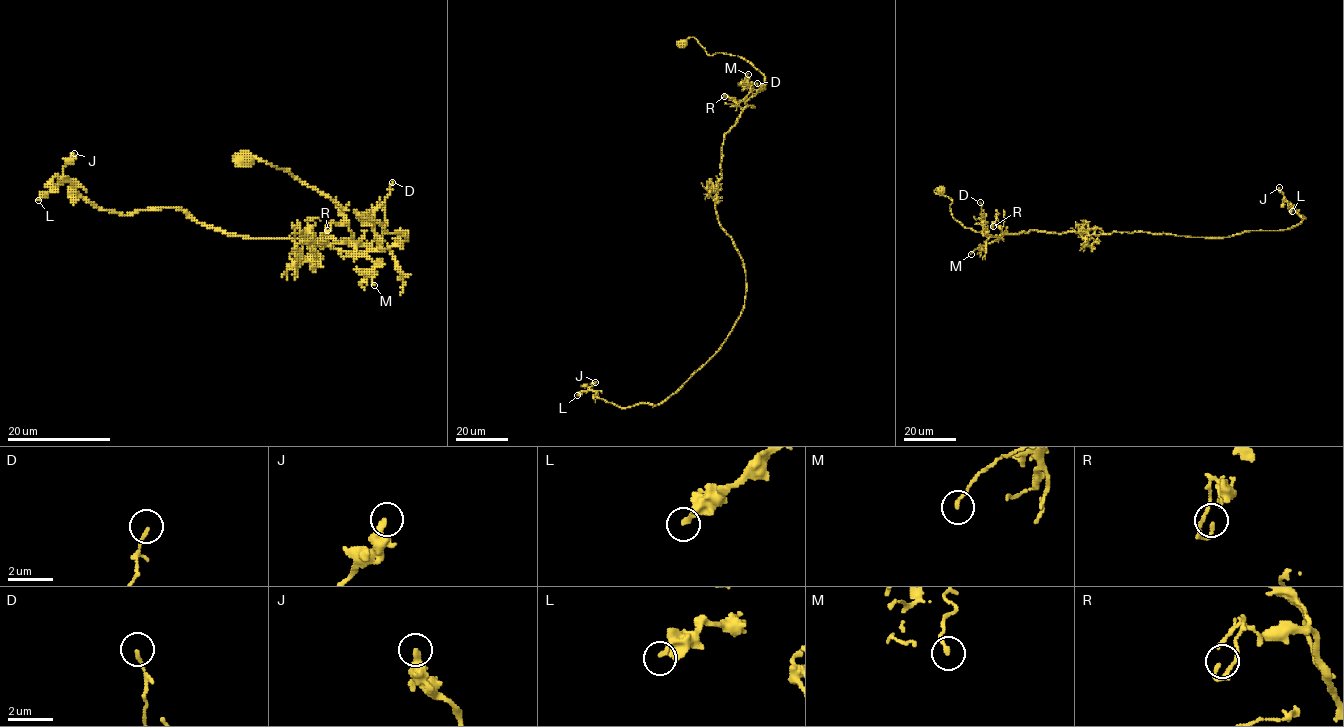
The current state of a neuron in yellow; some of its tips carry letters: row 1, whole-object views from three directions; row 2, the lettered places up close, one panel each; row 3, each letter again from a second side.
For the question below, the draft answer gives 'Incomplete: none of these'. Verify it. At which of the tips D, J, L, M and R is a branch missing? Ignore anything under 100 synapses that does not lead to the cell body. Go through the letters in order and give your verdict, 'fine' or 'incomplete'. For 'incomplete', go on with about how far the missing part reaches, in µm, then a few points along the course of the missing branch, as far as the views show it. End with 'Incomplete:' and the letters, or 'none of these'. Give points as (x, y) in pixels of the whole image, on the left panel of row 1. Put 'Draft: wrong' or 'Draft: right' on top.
Draft: right
D: fine
J: fine
L: fine
M: fine
R: fine
Incomplete: none of these

